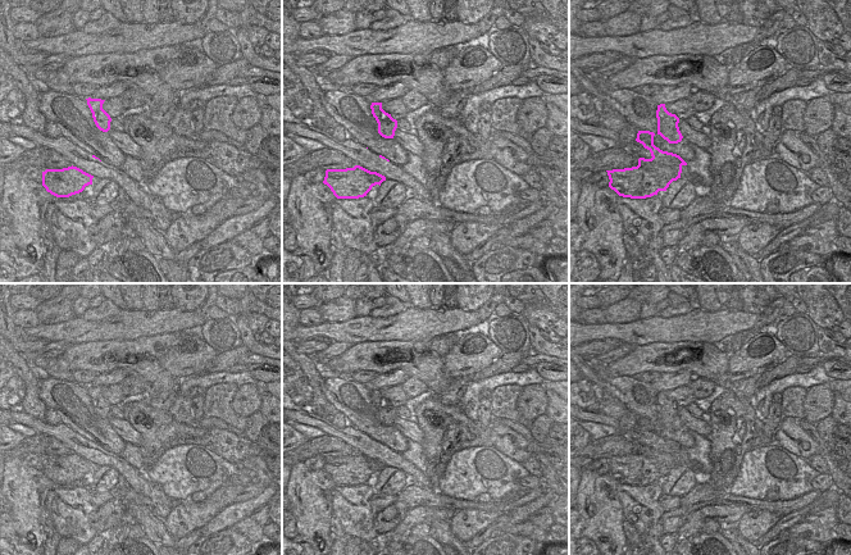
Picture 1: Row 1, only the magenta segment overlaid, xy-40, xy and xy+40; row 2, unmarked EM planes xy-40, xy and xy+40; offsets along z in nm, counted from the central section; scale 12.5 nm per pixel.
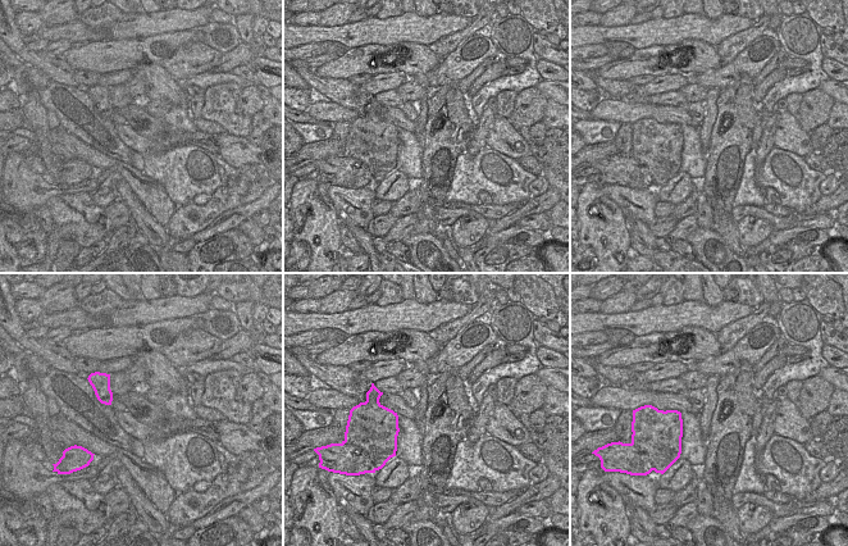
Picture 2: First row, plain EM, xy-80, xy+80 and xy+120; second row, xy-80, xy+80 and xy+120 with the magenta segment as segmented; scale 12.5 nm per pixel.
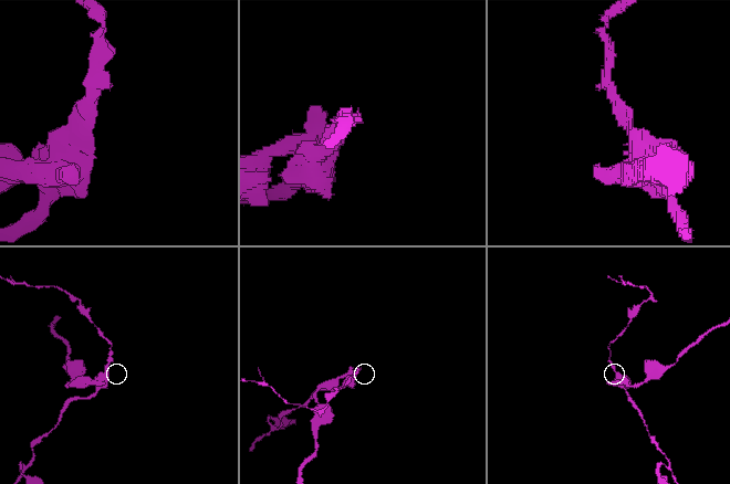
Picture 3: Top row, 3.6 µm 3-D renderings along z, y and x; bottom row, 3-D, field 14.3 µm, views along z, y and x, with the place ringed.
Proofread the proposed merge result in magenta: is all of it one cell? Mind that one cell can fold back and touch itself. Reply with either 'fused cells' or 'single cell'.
fused cells

